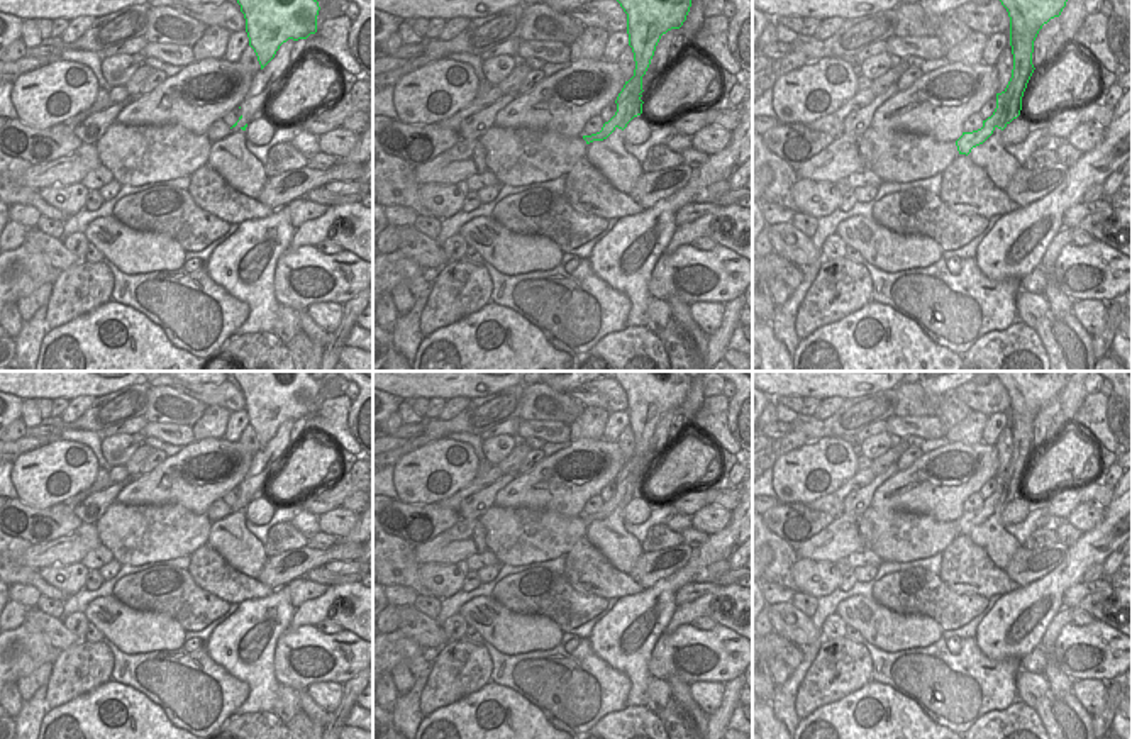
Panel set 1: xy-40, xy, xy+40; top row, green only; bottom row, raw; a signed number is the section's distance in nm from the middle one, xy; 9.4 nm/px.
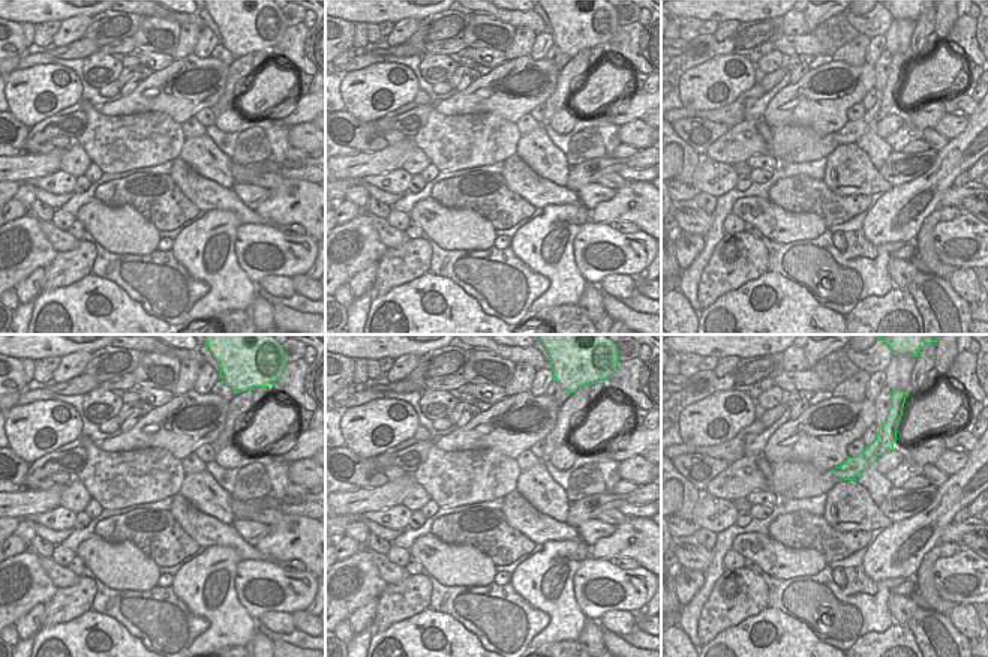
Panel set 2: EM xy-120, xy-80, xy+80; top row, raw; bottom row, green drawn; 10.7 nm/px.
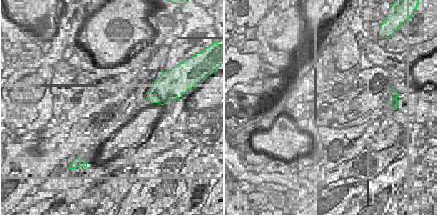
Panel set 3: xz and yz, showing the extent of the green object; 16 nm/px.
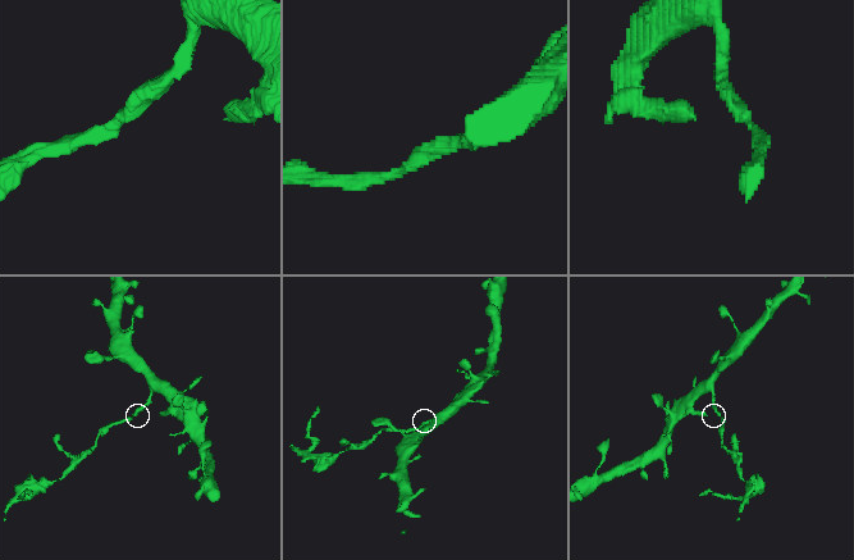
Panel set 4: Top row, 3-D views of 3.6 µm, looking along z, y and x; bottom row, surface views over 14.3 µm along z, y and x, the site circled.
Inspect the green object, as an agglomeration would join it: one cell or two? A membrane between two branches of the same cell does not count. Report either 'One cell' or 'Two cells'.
Two cells.

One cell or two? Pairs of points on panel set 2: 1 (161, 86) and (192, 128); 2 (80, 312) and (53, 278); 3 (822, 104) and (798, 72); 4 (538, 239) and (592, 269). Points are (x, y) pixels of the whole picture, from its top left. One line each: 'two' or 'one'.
1: two
2: two
3: two
4: two

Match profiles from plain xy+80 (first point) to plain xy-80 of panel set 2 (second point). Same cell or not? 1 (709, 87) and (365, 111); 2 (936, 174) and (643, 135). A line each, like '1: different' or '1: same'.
1: same
2: different

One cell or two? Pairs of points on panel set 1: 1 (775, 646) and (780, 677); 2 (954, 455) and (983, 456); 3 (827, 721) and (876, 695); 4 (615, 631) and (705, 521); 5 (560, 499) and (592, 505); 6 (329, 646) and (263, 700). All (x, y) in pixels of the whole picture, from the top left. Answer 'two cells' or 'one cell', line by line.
1: two cells
2: one cell
3: one cell
4: two cells
5: two cells
6: two cells

